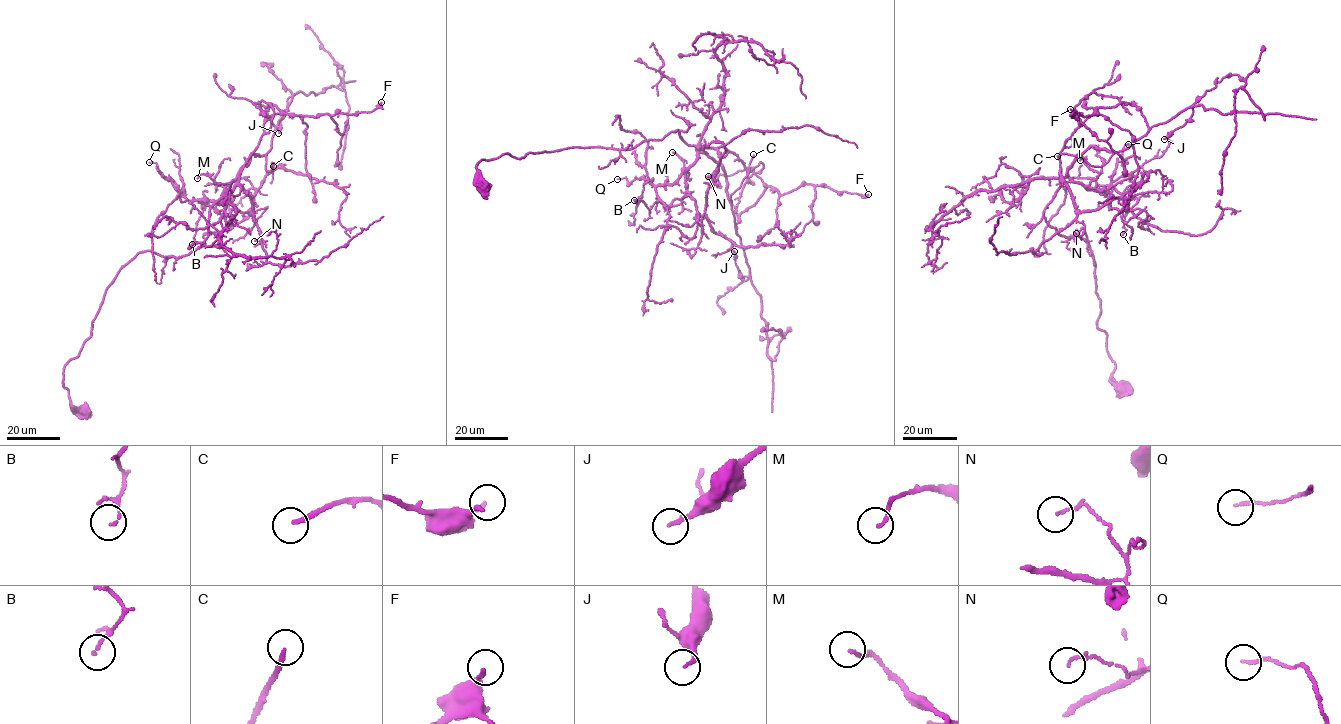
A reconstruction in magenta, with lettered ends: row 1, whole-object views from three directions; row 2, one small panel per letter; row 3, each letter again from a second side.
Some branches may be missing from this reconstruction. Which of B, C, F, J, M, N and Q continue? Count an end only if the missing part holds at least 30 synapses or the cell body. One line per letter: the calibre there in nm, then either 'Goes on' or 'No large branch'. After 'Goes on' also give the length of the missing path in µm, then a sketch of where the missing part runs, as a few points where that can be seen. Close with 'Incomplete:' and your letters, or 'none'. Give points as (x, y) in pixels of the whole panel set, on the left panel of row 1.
B: Thickness 110 nm. No large branch
C: Thickness 170 nm. No large branch
F: Thickness 170 nm. No large branch
J: Thickness 150 nm. No large branch
M: Thickness 140 nm. No large branch
N: Thickness 100 nm. No large branch
Q: Thickness 130 nm. No large branch
Incomplete: none

